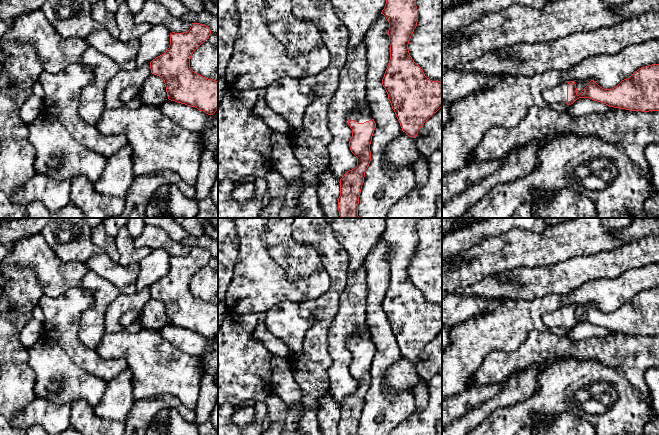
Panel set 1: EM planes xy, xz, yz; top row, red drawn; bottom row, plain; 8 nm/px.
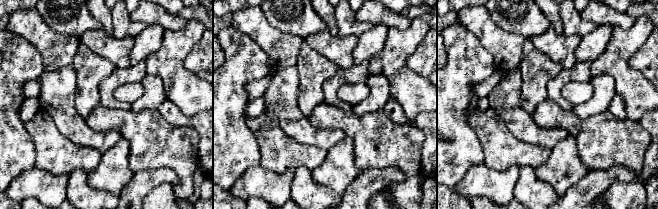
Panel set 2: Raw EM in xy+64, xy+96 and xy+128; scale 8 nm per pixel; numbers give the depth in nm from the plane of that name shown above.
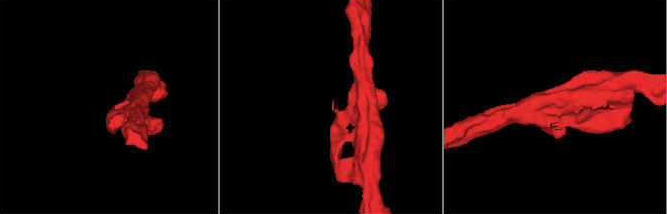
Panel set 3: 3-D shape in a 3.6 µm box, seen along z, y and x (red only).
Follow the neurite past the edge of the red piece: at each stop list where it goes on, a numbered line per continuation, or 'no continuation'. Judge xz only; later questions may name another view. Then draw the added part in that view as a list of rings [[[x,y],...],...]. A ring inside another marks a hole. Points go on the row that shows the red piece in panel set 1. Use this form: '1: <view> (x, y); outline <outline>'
1: xz (362, 113); outline [[[367,101],[360,102],[353,111],[348,113],[347,121],[350,119],[355,120],[358,123],[364,123],[373,119],[373,115]]]

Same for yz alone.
1: yz (558, 94); outline [[[567,82],[543,91],[543,98],[548,103],[567,103]]]

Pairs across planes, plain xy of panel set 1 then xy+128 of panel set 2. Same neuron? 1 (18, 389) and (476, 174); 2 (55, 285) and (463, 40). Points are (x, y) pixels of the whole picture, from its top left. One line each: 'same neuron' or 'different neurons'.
1: different neurons
2: different neurons

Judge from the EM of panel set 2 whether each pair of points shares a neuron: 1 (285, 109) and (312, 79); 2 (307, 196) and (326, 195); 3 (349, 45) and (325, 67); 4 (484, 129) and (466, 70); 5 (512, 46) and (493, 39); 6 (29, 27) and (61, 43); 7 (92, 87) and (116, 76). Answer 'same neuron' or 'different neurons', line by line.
1: different neurons
2: same neuron
3: different neurons
4: different neurons
5: same neuron
6: same neuron
7: different neurons

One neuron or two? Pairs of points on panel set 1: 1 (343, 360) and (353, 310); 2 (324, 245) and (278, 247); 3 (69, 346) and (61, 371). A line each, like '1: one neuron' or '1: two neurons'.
1: one neuron
2: two neurons
3: two neurons

